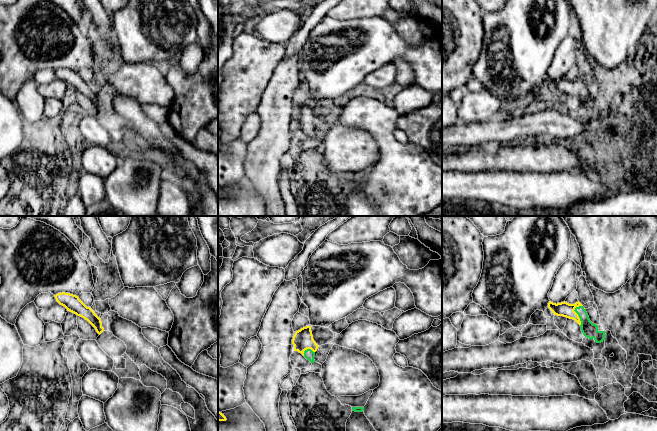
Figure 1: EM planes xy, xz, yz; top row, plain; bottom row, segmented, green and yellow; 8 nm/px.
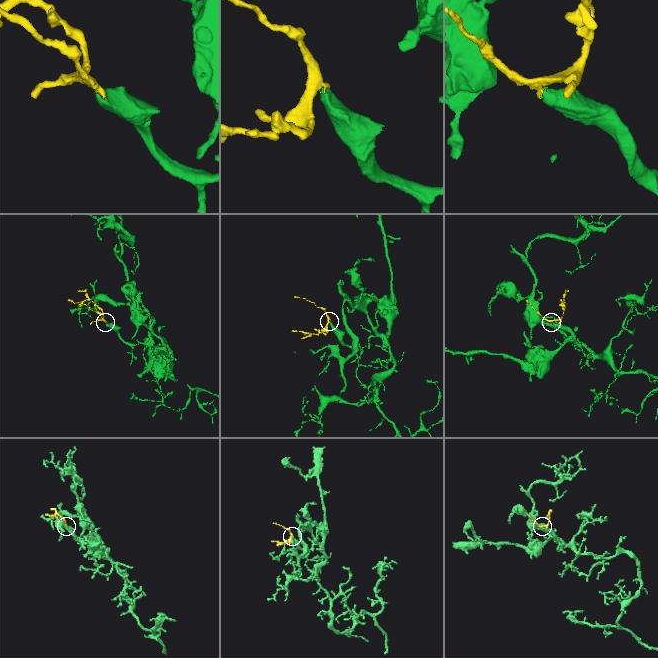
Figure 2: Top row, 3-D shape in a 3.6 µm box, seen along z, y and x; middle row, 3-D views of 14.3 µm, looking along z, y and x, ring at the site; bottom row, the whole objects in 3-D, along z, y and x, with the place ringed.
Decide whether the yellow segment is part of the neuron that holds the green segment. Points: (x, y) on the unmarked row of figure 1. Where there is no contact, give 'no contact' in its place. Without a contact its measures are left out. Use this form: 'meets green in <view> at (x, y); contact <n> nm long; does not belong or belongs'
meets green in yz at (576, 88); contact 170 nm long; belongs

